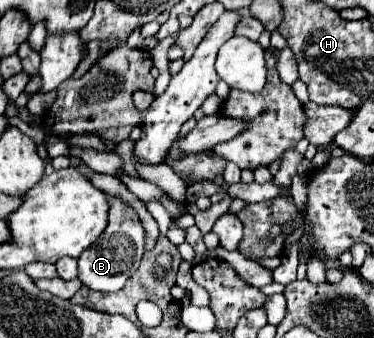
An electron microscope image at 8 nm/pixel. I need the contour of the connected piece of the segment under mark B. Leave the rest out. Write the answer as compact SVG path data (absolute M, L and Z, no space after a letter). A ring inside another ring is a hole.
M107 195L109 201L109 223L105 227L105 233L79 257L79 279L85 287L93 291L117 291L125 285L125 281L137 271L139 259L143 255L143 239L145 231L141 225L141 219L137 217L137 211L123 203L119 197Z

